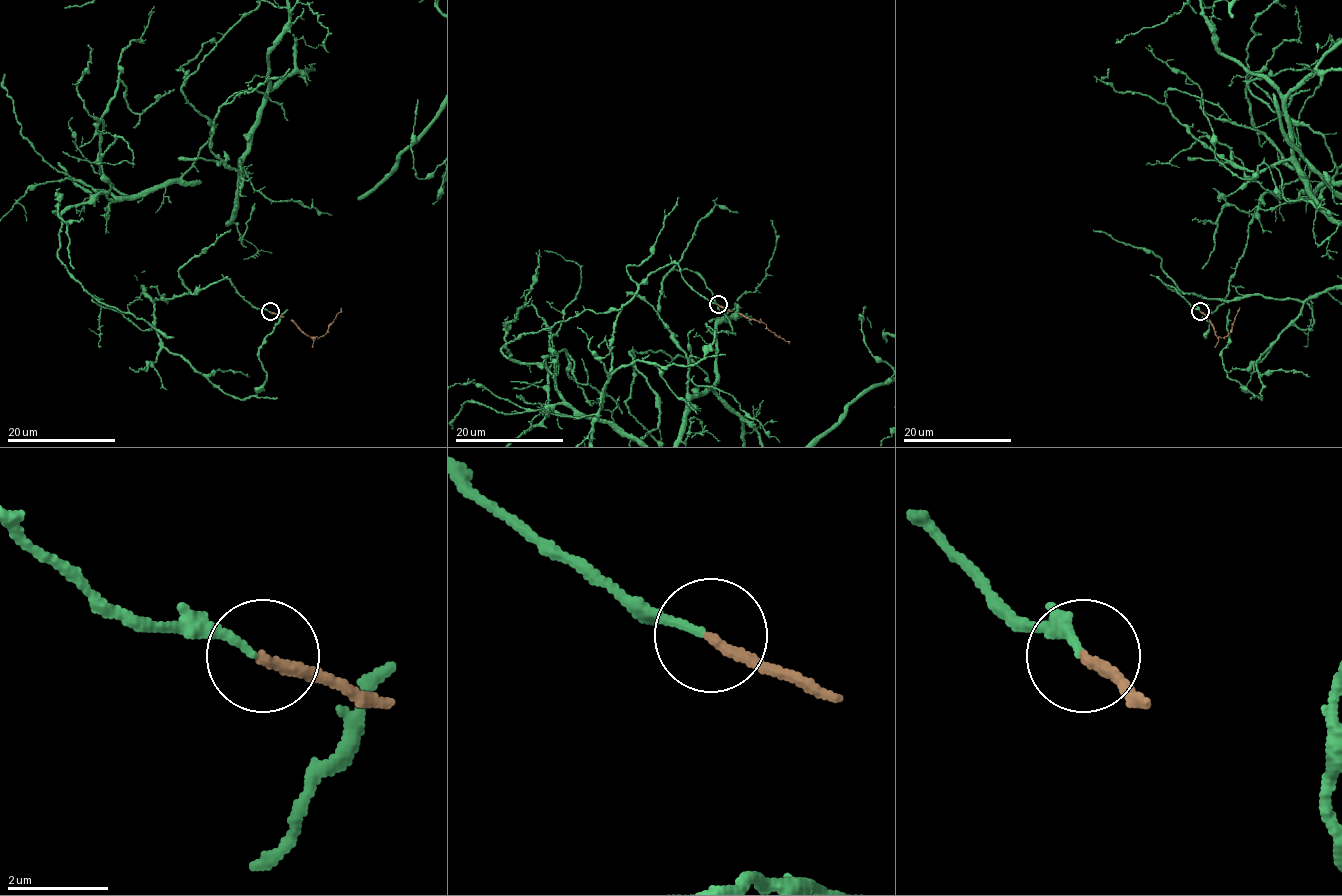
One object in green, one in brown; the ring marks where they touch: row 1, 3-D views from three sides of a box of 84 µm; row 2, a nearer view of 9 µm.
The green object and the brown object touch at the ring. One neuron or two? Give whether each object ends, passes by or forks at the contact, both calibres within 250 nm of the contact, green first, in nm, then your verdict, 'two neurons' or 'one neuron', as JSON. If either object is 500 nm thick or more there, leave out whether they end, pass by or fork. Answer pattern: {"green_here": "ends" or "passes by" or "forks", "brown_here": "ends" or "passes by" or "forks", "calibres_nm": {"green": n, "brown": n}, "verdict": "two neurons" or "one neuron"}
{"green_here": "ends", "brown_here": "ends", "calibres_nm": {"green": 150, "brown": 200}, "verdict": "one neuron"}

